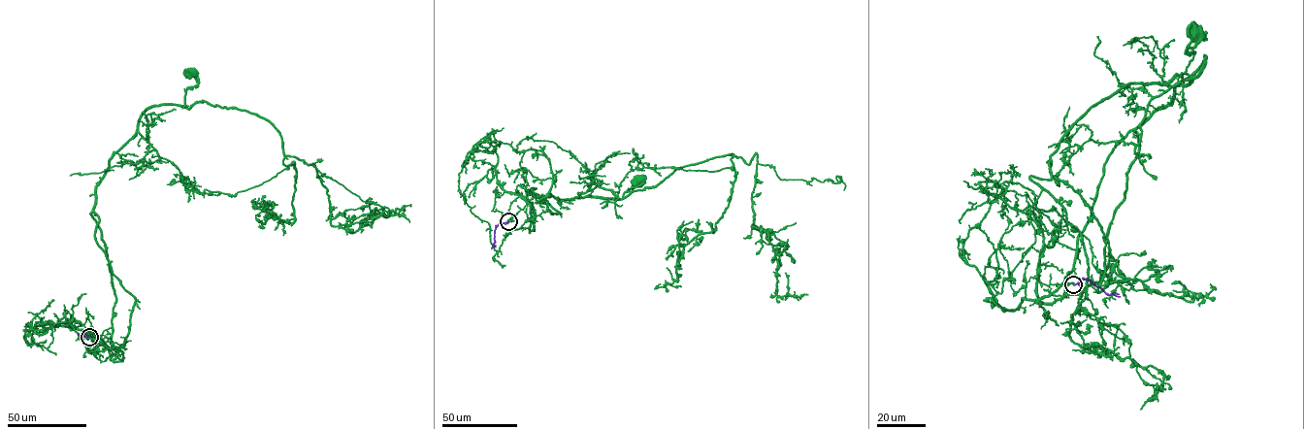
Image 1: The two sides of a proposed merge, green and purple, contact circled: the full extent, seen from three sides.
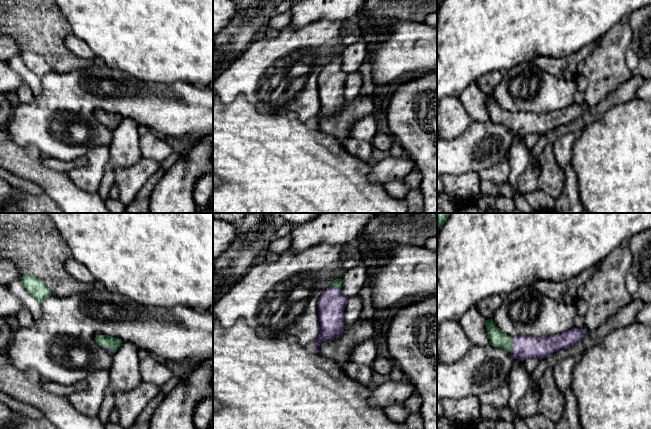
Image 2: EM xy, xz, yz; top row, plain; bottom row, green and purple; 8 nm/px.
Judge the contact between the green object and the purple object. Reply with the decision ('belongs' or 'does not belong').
belongs

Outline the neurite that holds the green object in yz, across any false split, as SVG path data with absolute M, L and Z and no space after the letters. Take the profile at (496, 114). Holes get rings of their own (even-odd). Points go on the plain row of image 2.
M493 95L486 96L486 106L489 120L509 128L521 137L527 134L543 135L550 130L574 121L585 111L586 105L572 105L549 113L529 113L517 111L511 113L503 110L495 101Z

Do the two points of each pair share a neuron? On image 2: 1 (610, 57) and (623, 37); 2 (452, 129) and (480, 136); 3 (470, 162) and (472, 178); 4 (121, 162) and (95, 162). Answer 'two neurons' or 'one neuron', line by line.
1: one neuron
2: two neurons
3: two neurons
4: two neurons

